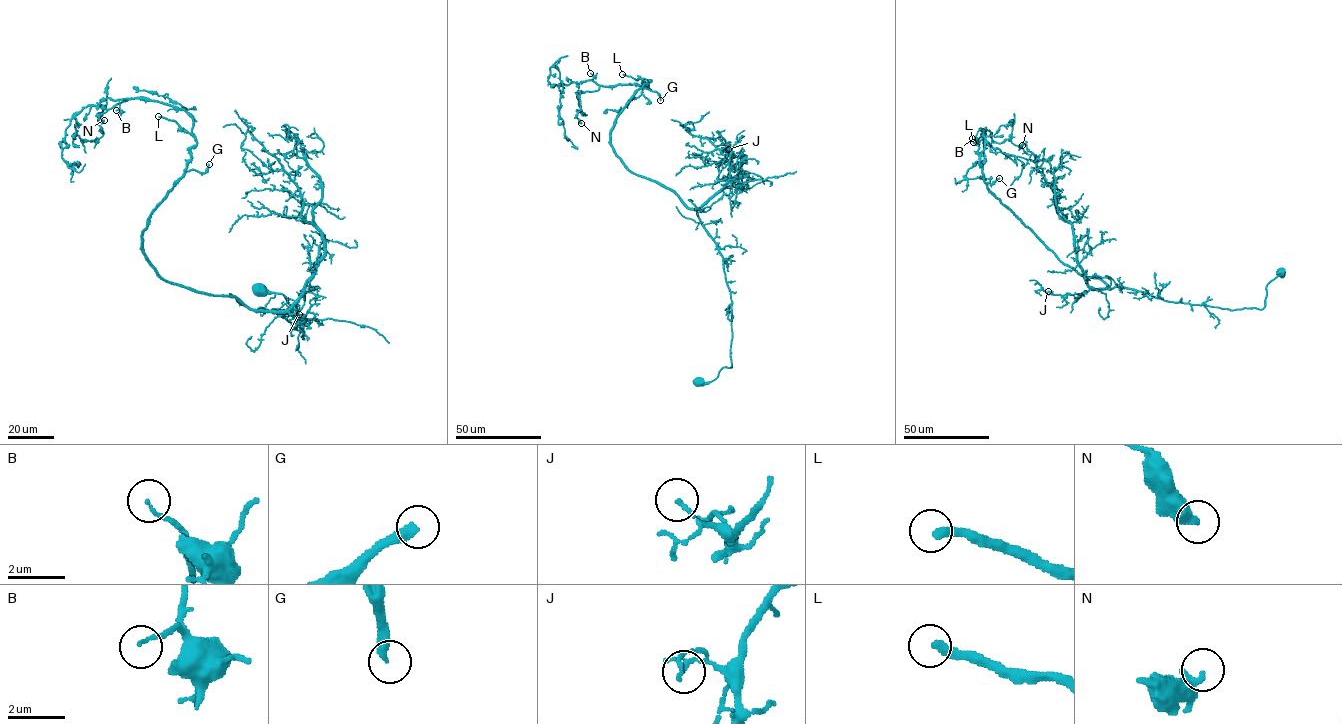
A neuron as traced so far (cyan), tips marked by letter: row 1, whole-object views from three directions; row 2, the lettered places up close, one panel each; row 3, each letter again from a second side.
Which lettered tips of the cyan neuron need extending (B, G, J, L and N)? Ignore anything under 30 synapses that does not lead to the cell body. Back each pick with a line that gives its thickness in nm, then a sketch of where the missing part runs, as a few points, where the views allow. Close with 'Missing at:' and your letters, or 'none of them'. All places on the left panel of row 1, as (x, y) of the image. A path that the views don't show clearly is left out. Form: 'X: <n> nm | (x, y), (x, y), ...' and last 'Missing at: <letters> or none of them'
G: 320 nm | (209, 164), (216, 152), (222, 156), (154, 210)
L: 340 nm | (158, 116), (130, 121), (105, 140), (99, 194)
Missing at: G, L

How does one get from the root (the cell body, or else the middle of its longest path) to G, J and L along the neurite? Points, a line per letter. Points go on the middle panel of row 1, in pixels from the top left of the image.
G: (698, 382), (731, 366), (723, 258), (697, 212), (633, 174), (611, 143), (615, 118), (637, 90), (660, 100)
J: (698, 382), (712, 381), (723, 367), (731, 366), (730, 291), (721, 253), (697, 211), (729, 182), (728, 149)
L: (698, 382), (731, 366), (723, 258), (695, 210), (615, 153), (615, 119), (651, 80), (622, 74)

